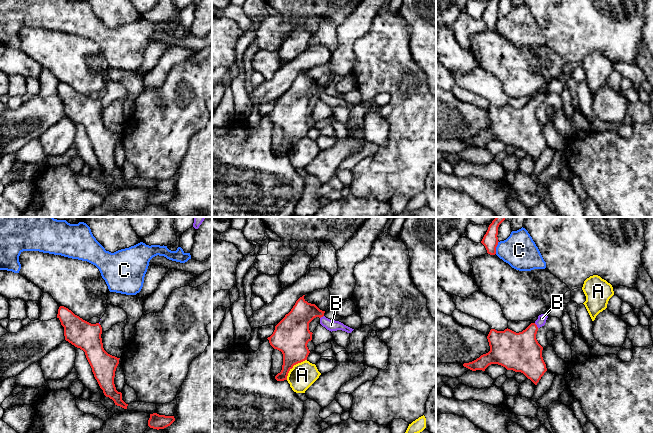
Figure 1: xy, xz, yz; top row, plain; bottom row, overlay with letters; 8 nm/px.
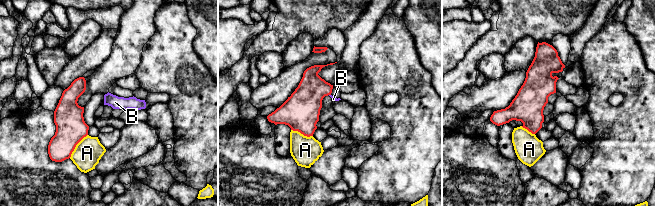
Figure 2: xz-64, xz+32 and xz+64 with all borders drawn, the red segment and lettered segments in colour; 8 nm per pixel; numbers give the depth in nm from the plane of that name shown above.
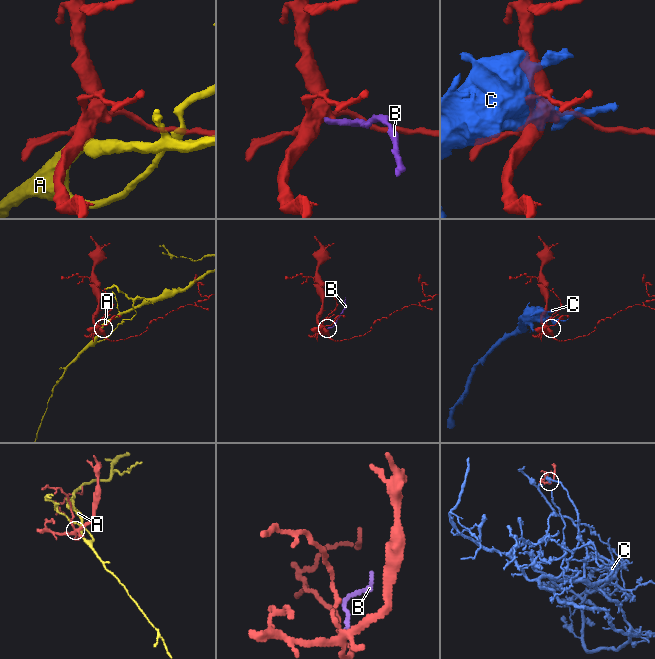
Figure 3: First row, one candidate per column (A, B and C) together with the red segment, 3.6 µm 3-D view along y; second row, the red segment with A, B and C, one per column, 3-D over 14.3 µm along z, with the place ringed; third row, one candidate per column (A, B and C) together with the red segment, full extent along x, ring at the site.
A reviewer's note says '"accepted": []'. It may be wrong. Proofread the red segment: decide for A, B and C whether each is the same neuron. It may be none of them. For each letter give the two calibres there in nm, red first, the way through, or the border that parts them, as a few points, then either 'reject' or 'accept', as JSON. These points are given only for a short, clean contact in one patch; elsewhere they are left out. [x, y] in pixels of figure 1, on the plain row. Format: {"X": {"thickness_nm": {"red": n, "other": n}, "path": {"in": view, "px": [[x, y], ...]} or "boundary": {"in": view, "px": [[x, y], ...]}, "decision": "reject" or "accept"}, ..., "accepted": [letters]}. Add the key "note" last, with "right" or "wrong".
{"A": {"thickness_nm": {"red": 280, "other": 200}, "boundary": {"in": "xz", "px": [[306, 135], [296, 139], [289, 147], [286, 155]]}, "decision": "reject"}, "B": {"thickness_nm": {"red": 320, "other": 70}, "path": {"in": "yz", "px": [[521, 128], [529, 109], [536, 101], [542, 94]]}, "decision": "accept"}, "C": {"thickness_nm": {"red": 130, "other": 280}, "decision": "reject"}, "accepted": ["B"], "note": "wrong"}

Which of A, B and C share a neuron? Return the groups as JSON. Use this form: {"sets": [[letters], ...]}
{"sets": [["A"], ["B"], ["C"]]}

